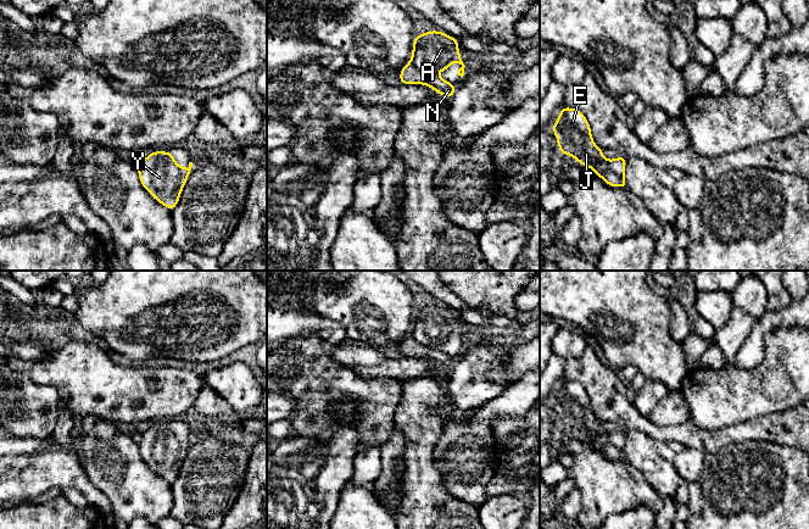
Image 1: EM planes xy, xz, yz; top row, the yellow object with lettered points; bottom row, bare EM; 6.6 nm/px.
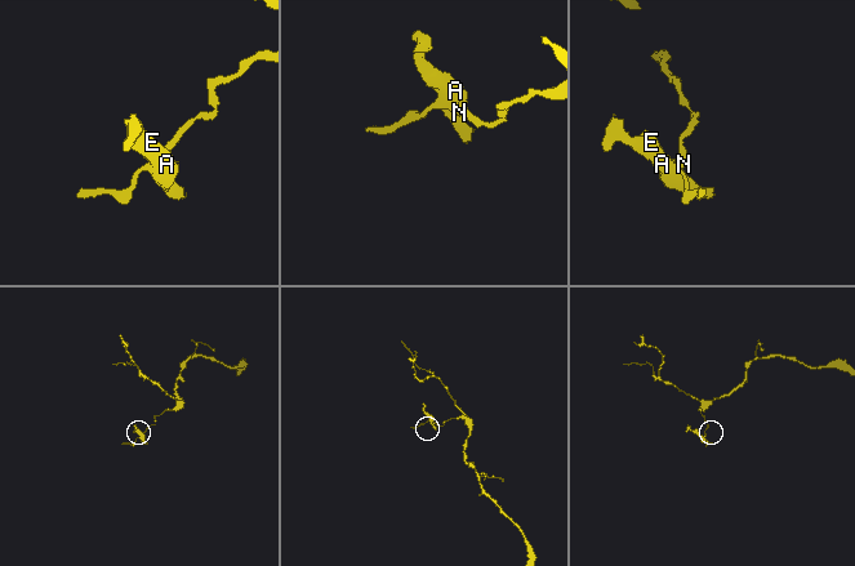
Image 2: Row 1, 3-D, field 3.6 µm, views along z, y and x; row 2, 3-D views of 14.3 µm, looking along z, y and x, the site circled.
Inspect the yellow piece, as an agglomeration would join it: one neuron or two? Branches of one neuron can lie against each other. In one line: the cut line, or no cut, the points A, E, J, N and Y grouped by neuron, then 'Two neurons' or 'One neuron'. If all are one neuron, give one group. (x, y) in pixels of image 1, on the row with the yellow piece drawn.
Split along xz (409, 61), (418, 68), (436, 74). Groups: A E J Y / N. Two neurons

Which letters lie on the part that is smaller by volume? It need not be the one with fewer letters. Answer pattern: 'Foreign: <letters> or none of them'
Foreign: A, E, J, Y

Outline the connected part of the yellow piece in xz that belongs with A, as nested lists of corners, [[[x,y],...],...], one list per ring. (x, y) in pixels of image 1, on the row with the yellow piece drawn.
[[[440,30],[425,32],[414,37],[409,62],[418,69],[431,74],[447,71],[451,63],[457,62],[462,66],[457,72],[458,76],[464,76],[458,40]]]

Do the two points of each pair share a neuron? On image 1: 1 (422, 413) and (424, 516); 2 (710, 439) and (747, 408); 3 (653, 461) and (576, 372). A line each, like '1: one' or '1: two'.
1: one
2: two
3: two

